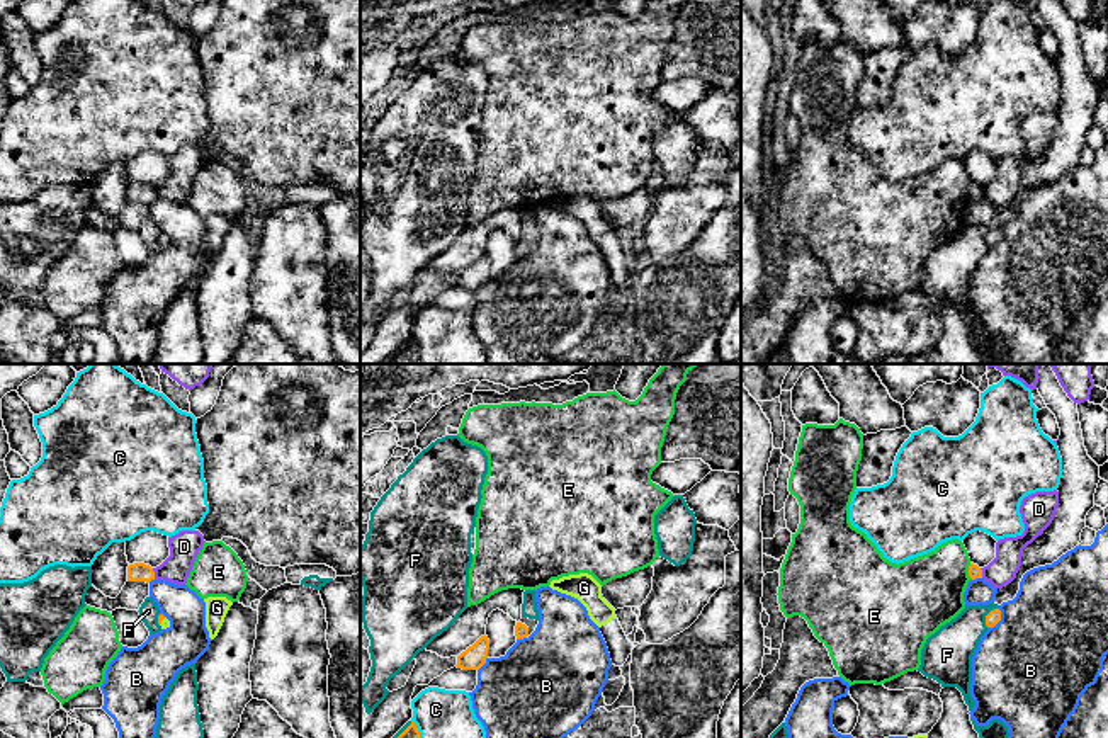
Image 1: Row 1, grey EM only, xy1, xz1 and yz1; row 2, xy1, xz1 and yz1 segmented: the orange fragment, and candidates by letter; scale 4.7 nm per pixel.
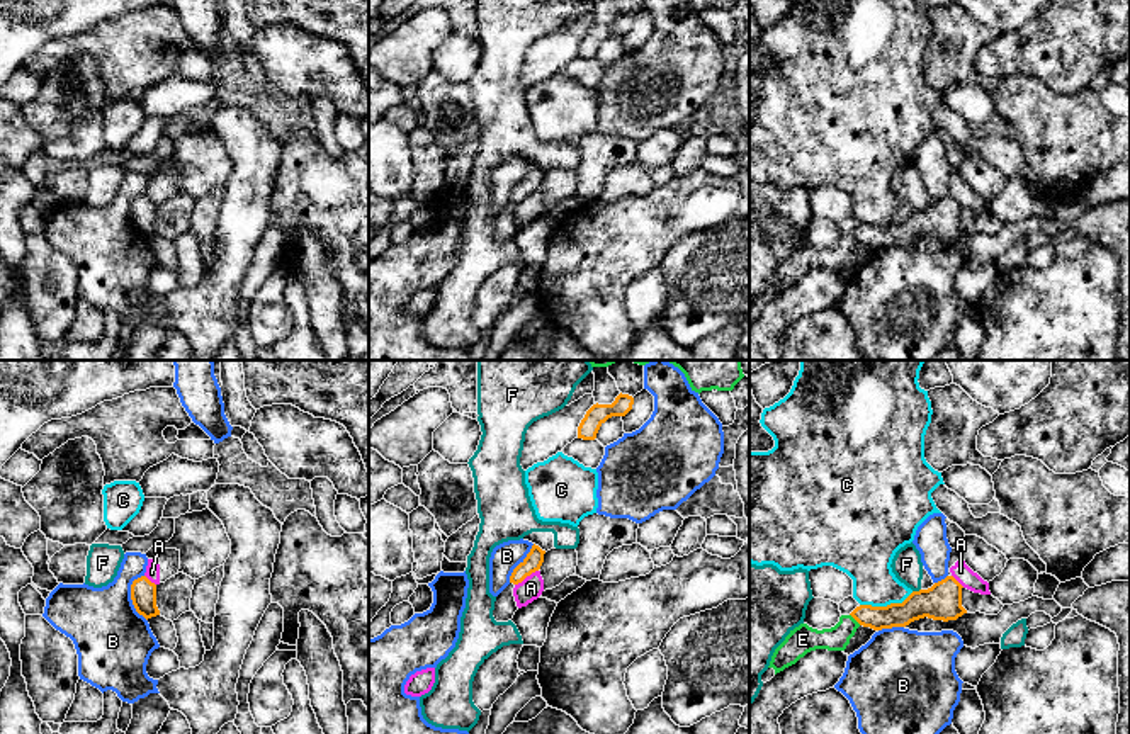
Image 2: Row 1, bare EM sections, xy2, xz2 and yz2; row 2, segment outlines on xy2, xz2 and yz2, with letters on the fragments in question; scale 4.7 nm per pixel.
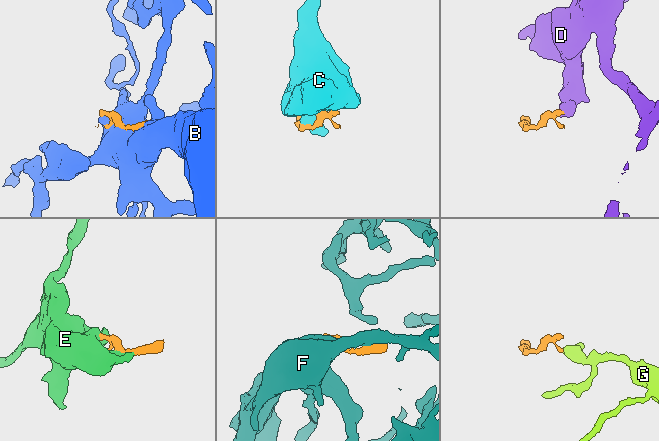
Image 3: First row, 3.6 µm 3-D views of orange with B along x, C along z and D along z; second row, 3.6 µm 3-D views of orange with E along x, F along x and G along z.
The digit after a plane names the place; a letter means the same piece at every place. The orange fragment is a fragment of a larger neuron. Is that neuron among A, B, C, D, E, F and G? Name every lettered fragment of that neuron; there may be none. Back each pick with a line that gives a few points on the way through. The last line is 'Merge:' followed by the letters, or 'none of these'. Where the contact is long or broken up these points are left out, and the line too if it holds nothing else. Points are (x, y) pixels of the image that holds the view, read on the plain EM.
G: way xy1 (160, 237), (162, 238), (165, 242)
Merge: G

